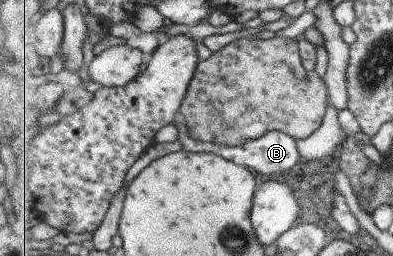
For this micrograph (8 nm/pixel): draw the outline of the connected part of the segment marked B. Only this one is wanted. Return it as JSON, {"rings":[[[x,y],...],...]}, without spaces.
{"rings":[[[178,112],[177,119],[174,121],[176,127],[178,127],[178,143],[181,146],[181,150],[187,152],[210,152],[222,156],[224,159],[230,159],[234,163],[241,164],[244,167],[250,167],[260,175],[261,178],[276,178],[280,175],[288,175],[298,163],[300,159],[303,159],[301,150],[298,147],[297,139],[288,135],[283,131],[268,131],[268,133],[262,135],[256,140],[250,140],[250,143],[245,143],[240,146],[230,146],[226,144],[218,143],[202,143],[198,139],[194,139],[188,131],[188,127],[185,124],[184,117]]]}

